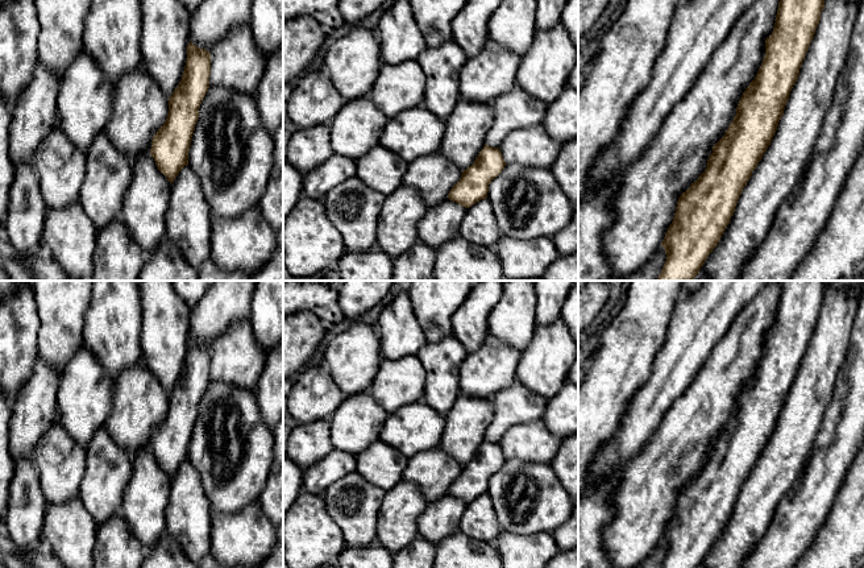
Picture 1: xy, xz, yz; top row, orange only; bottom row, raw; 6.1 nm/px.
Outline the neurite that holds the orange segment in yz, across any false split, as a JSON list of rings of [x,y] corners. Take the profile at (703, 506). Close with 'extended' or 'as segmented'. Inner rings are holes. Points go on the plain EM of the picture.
[[[778,281],[778,283],[781,291],[776,318],[772,329],[765,335],[763,358],[743,387],[736,410],[724,431],[713,441],[705,467],[678,493],[673,517],[661,538],[666,550],[661,568],[699,568],[730,519],[739,492],[770,440],[784,410],[819,319],[826,283],[824,281]]]; as segmented

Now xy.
[[[190,336],[182,374],[169,393],[167,414],[153,431],[150,444],[158,465],[170,478],[188,460],[192,430],[199,402],[209,383],[209,370],[211,348]]]; as segmented

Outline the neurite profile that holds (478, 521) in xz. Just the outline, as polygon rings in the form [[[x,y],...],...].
[[[487,493],[468,503],[458,528],[473,539],[494,543],[502,530]]]

